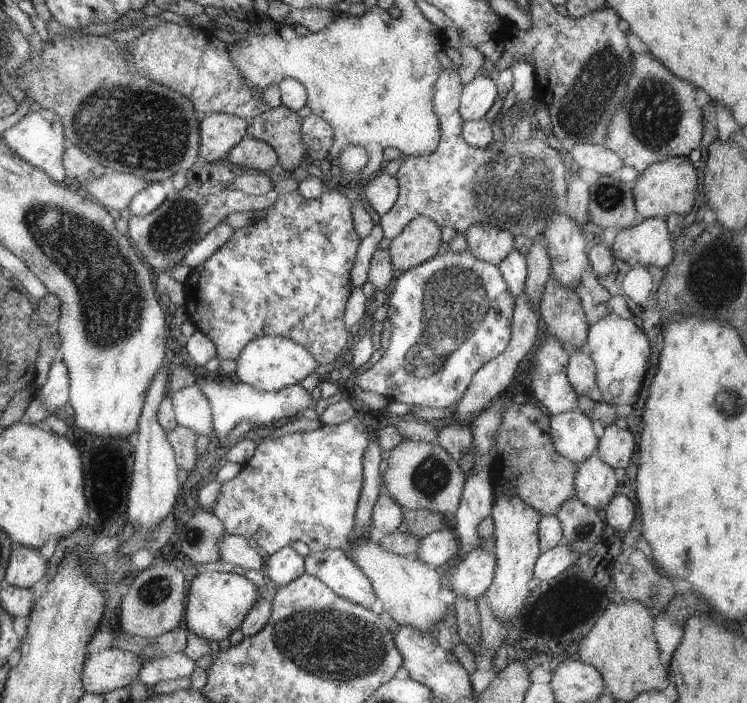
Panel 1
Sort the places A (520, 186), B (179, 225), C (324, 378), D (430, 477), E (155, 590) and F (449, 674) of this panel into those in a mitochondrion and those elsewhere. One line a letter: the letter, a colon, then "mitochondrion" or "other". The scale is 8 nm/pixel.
A: mitochondrion
B: mitochondrion
C: other
D: mitochondrion
E: mitochondrion
F: other

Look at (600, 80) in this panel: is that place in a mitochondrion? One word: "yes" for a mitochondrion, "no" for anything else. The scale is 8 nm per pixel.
yes

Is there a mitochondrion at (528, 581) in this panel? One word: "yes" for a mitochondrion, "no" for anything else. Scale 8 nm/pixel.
no

